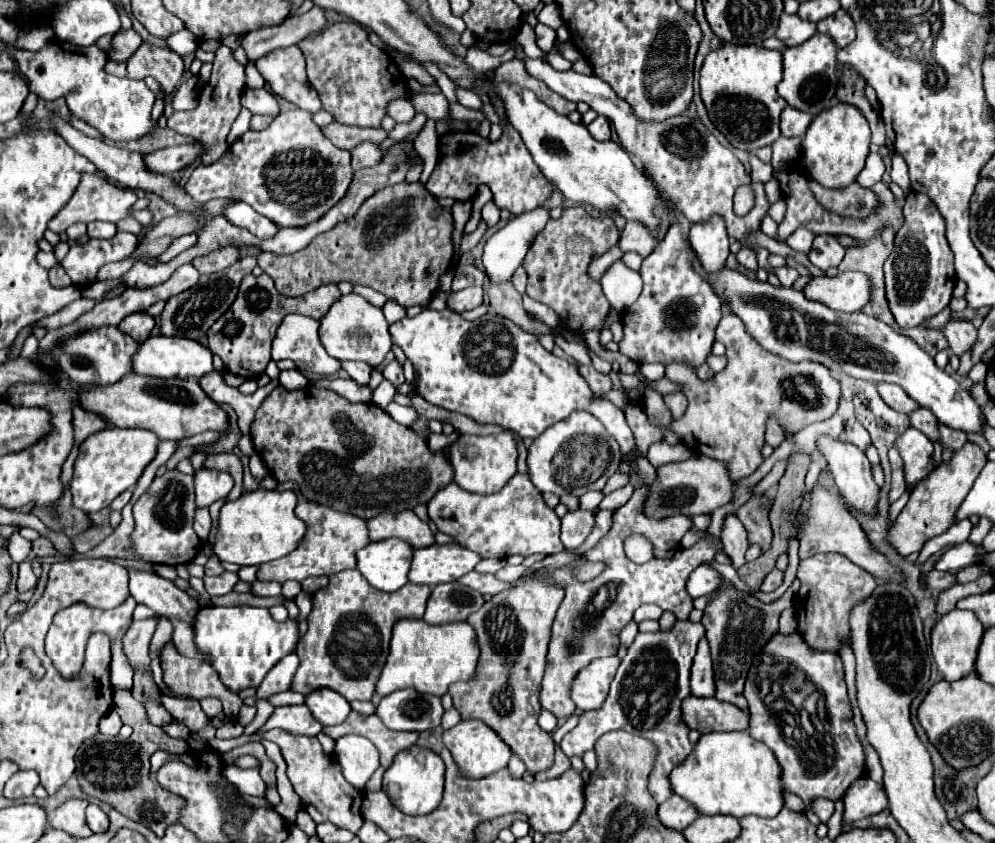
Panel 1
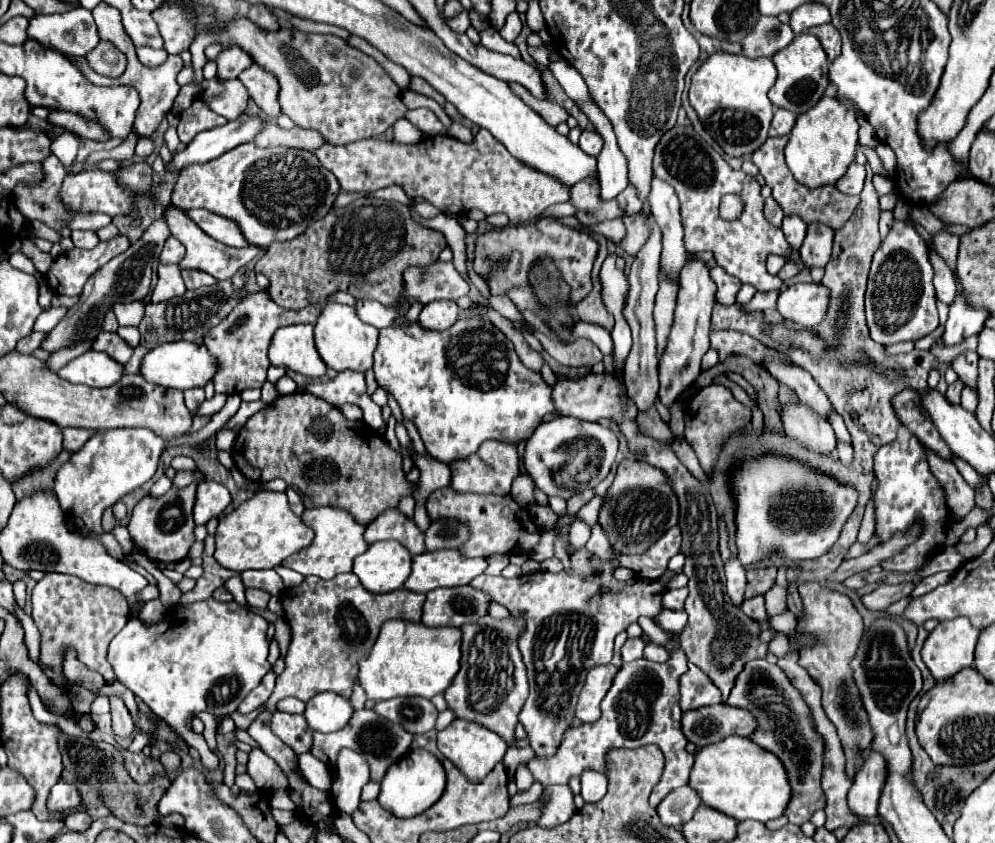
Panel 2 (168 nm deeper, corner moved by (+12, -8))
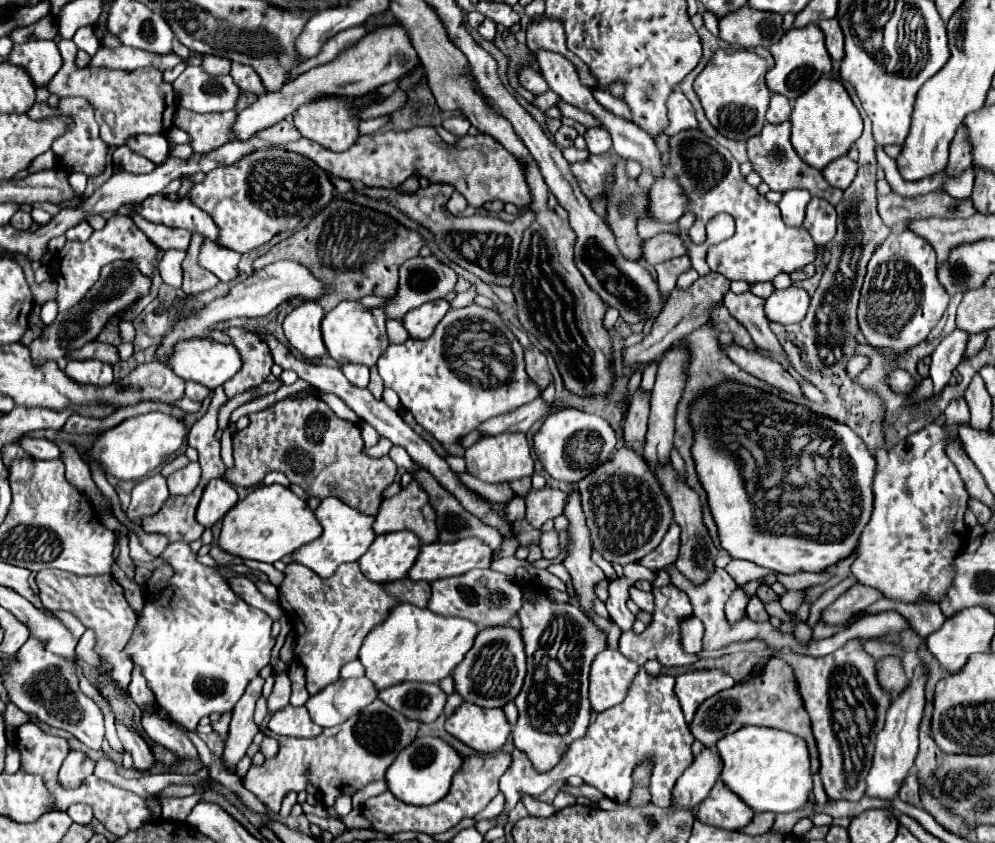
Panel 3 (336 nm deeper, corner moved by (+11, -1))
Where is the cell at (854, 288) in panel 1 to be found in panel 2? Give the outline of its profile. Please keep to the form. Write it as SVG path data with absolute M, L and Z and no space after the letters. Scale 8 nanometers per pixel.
M795 283L777 299L781 317L805 329L821 323L825 305L829 305L829 291L817 283Z

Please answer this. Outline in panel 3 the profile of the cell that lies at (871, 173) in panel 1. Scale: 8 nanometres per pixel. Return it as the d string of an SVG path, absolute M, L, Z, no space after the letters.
M842 156L842 158L834 160L834 162L830 162L822 170L822 174L824 174L824 178L826 178L826 182L830 186L844 190L844 188L848 188L852 184L854 176L858 174L858 164L854 160L850 160L848 156Z

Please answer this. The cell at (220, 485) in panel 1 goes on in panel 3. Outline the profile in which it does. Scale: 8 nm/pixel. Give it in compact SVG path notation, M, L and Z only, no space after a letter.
M214 478L204 488L196 518L202 526L212 528L214 522L220 520L236 502L238 498L236 498L234 486L228 484L224 478Z

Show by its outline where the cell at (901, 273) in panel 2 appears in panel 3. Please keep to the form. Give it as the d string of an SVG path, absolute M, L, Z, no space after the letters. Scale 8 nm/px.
M892 232L874 252L868 262L868 274L864 278L858 324L868 344L892 352L904 352L928 338L932 328L940 322L948 306L948 294L936 278L936 256L934 248L908 232Z

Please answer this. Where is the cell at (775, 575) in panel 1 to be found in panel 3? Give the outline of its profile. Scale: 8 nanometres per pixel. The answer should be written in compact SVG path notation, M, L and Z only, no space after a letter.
M752 596L748 606L746 606L746 616L752 618L752 620L760 620L760 622L766 622L768 620L768 614L764 610L764 604L762 600L758 600L758 596Z

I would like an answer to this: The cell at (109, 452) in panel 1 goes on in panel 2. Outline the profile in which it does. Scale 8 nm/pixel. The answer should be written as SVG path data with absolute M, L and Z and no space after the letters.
M145 427L105 429L97 431L77 453L63 463L55 477L55 495L61 507L79 519L85 527L97 535L103 535L101 515L107 507L115 505L123 495L147 483L159 465L159 457L165 451L165 439Z

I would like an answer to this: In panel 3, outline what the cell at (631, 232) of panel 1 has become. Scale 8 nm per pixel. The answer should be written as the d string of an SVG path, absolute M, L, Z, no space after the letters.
M670 174L652 184L648 192L646 212L654 222L676 222L684 214L684 206L686 198Z

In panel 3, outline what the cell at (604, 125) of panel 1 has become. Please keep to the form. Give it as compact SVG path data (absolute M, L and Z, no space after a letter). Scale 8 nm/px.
M602 126L588 128L586 134L584 134L584 140L586 140L586 146L588 146L590 154L602 154L602 152L608 152L612 148L610 134Z

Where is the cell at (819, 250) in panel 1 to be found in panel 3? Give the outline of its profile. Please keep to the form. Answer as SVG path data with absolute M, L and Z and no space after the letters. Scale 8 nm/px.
M812 198L806 208L804 228L816 242L816 246L826 246L836 234L836 210L822 198Z

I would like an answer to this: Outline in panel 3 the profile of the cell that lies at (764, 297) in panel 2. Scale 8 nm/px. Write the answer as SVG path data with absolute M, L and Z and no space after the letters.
M728 292L724 296L724 306L750 332L754 344L762 352L766 352L770 356L786 354L784 348L780 346L778 338L768 328L768 320L764 314L764 298L758 298L752 292L744 292L744 294Z

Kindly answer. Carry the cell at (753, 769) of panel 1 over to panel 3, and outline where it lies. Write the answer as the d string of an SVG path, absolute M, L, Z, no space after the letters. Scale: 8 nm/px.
M746 726L726 734L714 750L722 760L720 780L754 812L794 812L806 804L812 790L812 772L802 738L784 730Z

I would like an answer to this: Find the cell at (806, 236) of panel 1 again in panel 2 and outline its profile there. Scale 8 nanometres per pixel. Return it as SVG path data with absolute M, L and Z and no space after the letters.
M785 215L783 225L781 225L785 239L791 243L791 247L797 251L805 239L805 231L807 231L807 223L799 217L799 215Z

